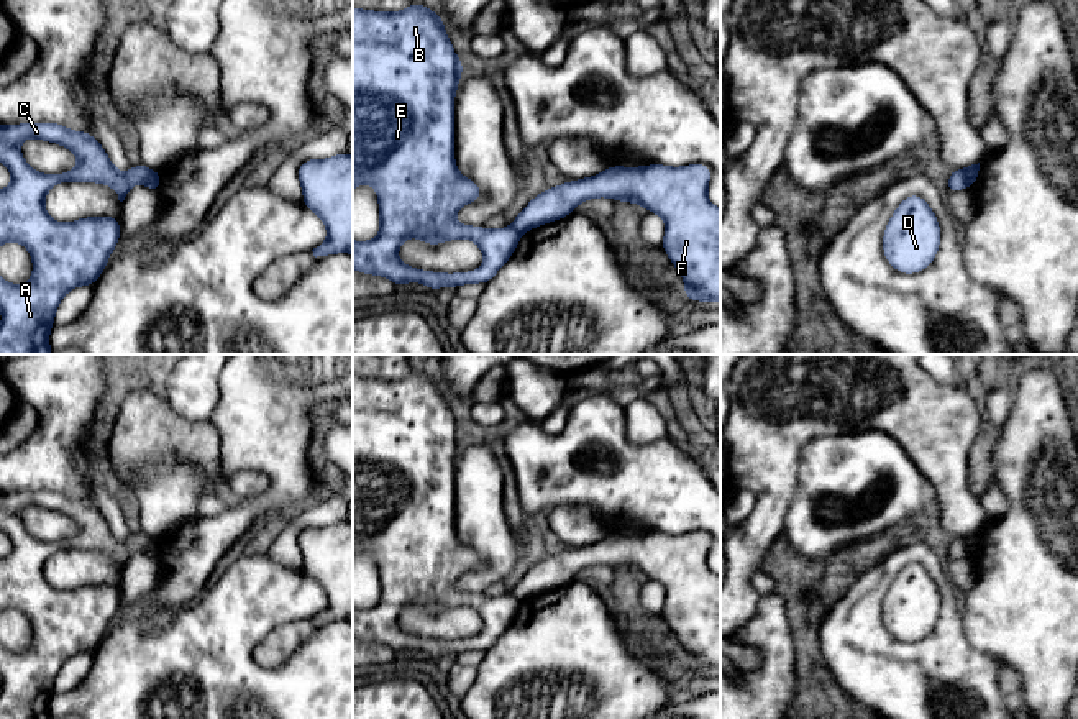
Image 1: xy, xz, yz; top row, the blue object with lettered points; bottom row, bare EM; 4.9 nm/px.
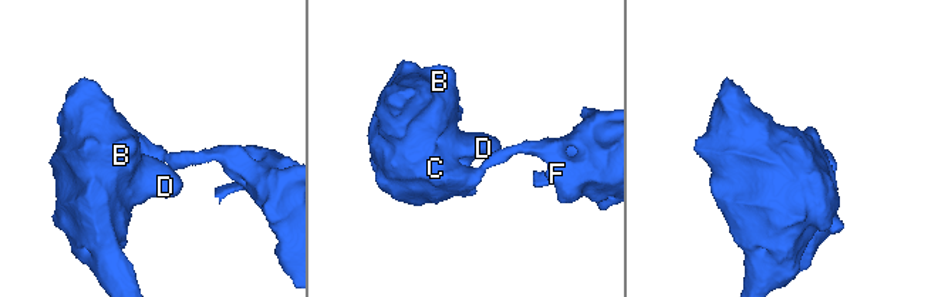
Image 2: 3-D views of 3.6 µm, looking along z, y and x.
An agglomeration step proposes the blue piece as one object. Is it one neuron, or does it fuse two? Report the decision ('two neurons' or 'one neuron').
two neurons

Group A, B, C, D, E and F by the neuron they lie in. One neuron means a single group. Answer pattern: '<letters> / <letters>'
A B C D E / F

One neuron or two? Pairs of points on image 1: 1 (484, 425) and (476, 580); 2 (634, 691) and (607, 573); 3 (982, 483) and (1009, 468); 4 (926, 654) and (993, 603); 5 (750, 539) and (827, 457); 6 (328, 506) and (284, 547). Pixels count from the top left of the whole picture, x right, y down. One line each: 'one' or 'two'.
1: two
2: two
3: two
4: two
5: two
6: one

